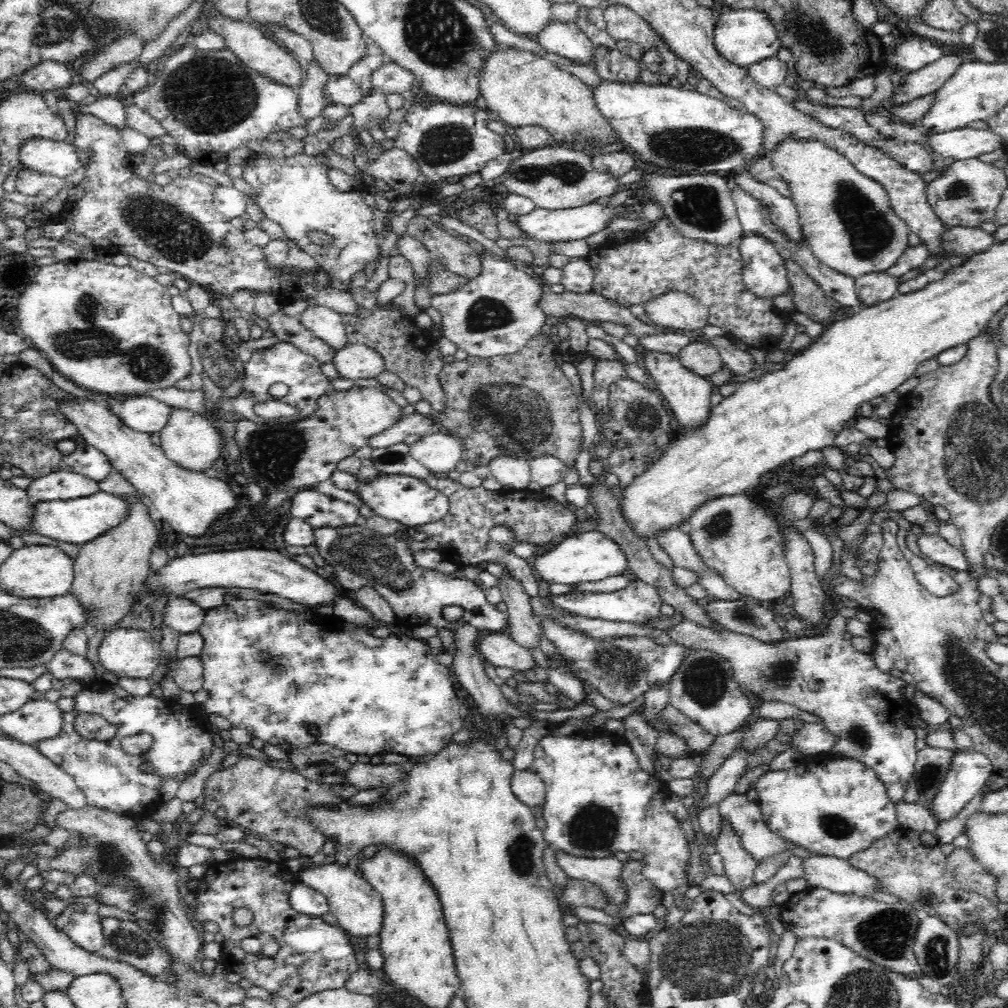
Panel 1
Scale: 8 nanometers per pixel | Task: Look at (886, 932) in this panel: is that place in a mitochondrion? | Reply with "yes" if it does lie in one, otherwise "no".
yes

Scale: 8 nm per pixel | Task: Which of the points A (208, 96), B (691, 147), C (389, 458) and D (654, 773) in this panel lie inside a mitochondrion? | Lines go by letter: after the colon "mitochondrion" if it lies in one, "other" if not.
A: mitochondrion
B: mitochondrion
C: mitochondrion
D: other

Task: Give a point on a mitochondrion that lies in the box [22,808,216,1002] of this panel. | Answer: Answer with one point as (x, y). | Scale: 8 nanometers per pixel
(114, 863)

